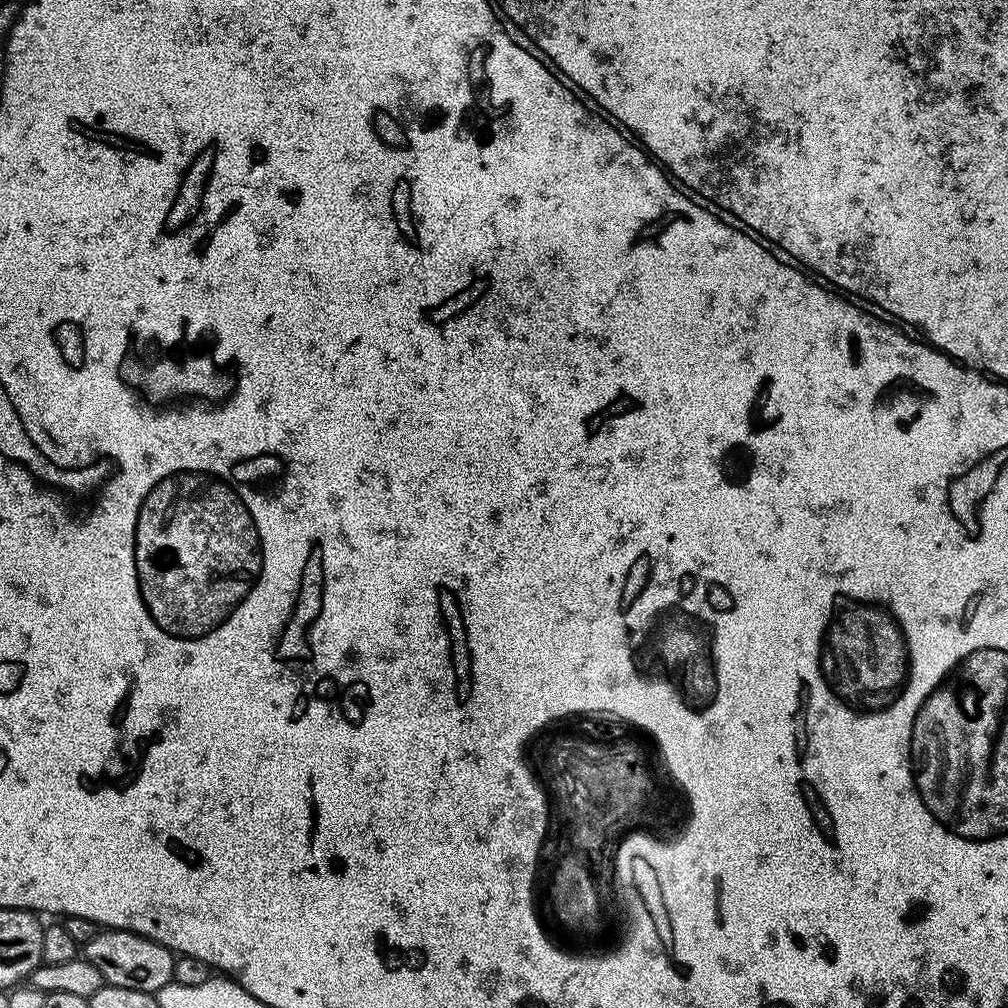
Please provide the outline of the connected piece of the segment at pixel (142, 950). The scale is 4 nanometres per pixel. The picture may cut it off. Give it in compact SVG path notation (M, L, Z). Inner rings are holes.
M97 931L96 936L82 946L82 956L98 966L105 984L126 986L126 990L142 990L155 994L162 990L162 986L173 983L172 971L176 965L174 953L166 945L139 936L137 932Z

